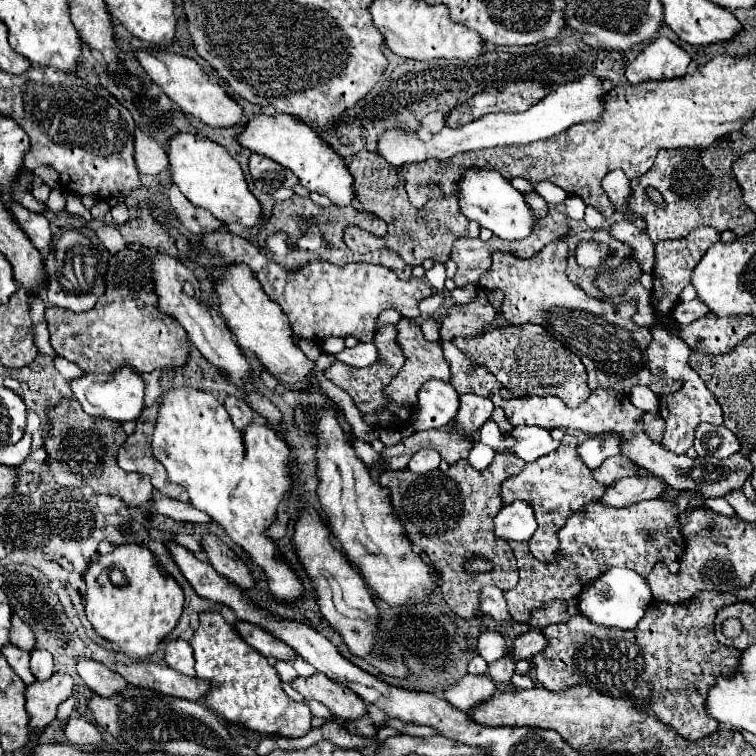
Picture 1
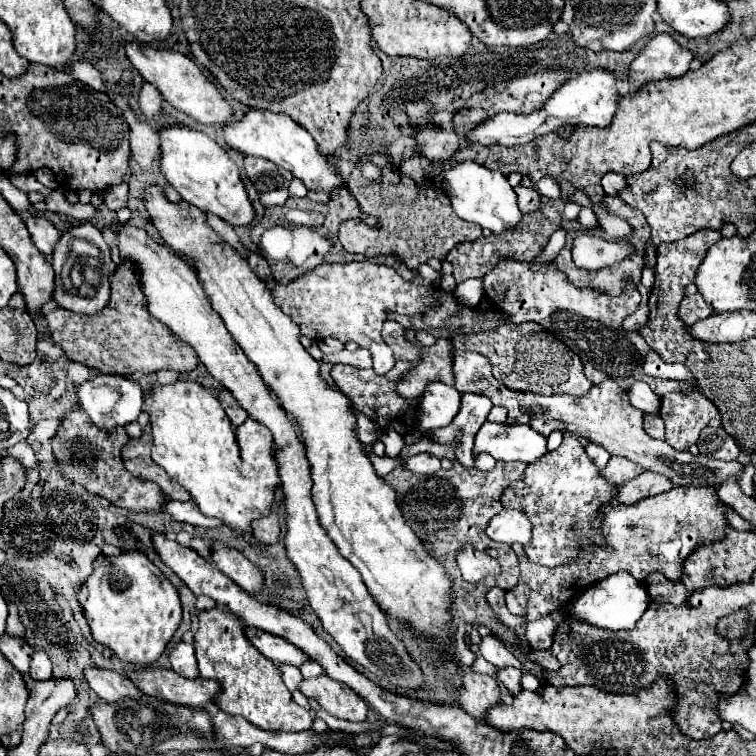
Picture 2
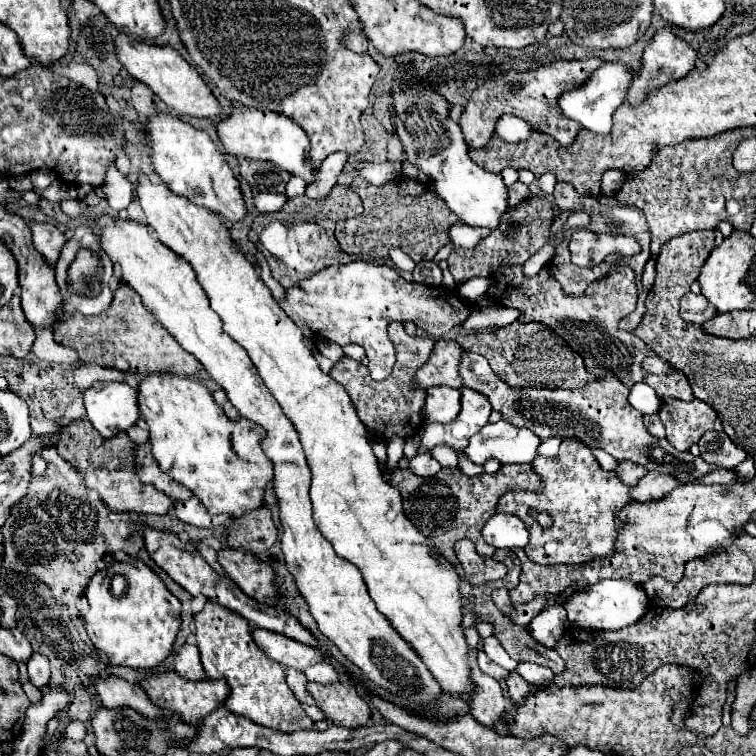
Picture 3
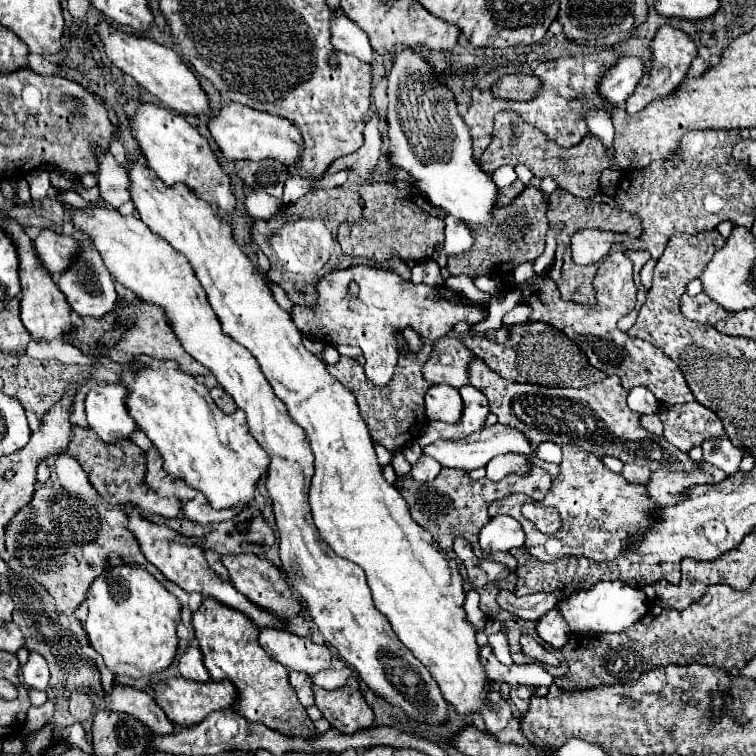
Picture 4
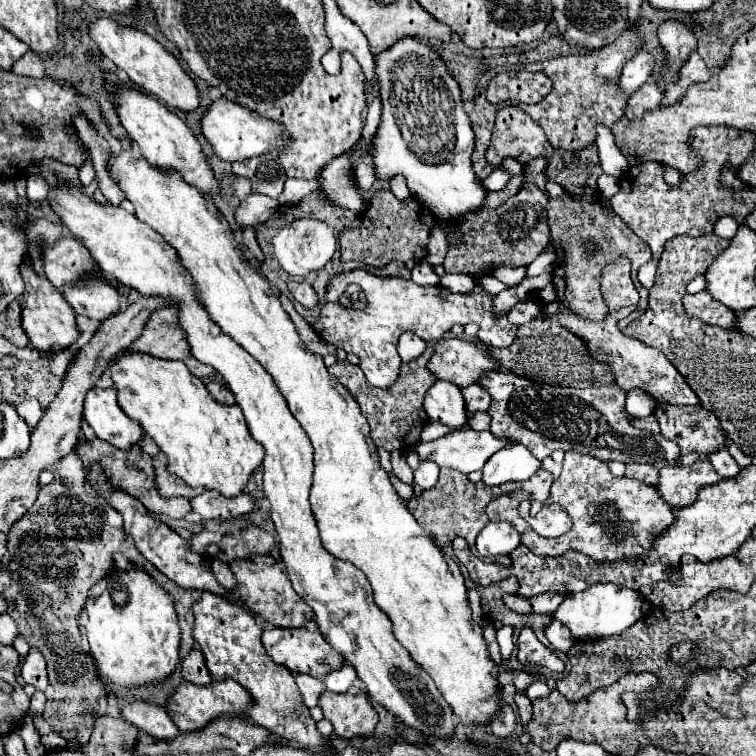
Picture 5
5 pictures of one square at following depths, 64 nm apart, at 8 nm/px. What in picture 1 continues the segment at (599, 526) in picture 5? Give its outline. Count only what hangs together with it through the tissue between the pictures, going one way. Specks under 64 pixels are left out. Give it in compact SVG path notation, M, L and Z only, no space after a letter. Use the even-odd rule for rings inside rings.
M566 434L556 452L526 464L518 476L512 476L502 484L502 504L524 500L532 506L538 528L532 540L528 542L530 554L536 560L542 560L548 564L558 558L558 546L560 546L558 530L566 524L568 516L582 510L590 502L600 502L600 498L604 496L604 490L606 486L592 476L592 470L578 456L578 438Z

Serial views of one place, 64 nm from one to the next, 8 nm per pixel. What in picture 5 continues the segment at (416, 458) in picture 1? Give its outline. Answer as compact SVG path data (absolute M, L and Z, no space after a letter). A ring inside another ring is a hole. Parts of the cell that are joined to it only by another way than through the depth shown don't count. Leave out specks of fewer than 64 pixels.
M420 462L420 468L414 472L414 482L422 490L428 490L428 488L436 486L438 474L440 474L440 468L436 468L436 464L432 464L432 462Z

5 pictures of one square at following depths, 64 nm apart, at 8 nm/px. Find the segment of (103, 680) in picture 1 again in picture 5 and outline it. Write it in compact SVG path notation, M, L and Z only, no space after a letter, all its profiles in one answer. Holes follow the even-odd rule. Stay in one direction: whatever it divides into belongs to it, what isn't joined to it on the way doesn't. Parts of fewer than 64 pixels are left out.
M138 700L138 702L126 704L122 710L122 716L126 722L134 724L138 732L144 732L158 740L170 740L180 734L180 730L172 722L172 718L166 714L166 710L150 702Z

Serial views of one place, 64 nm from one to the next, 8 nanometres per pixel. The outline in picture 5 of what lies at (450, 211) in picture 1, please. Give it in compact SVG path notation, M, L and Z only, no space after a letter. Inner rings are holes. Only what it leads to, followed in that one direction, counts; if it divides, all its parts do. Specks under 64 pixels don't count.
M380 190L370 202L364 212L362 226L344 230L338 238L340 242L340 260L360 260L374 268L384 268L390 260L422 260L426 256L428 234L434 224L434 216L422 204L408 198L404 202L396 200L390 190Z

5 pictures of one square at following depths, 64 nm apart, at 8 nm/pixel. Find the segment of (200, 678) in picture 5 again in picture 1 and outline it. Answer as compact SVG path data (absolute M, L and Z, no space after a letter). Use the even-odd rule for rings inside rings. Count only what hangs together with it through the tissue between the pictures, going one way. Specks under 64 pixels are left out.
M180 638L166 644L166 664L186 676L196 676L192 646Z

